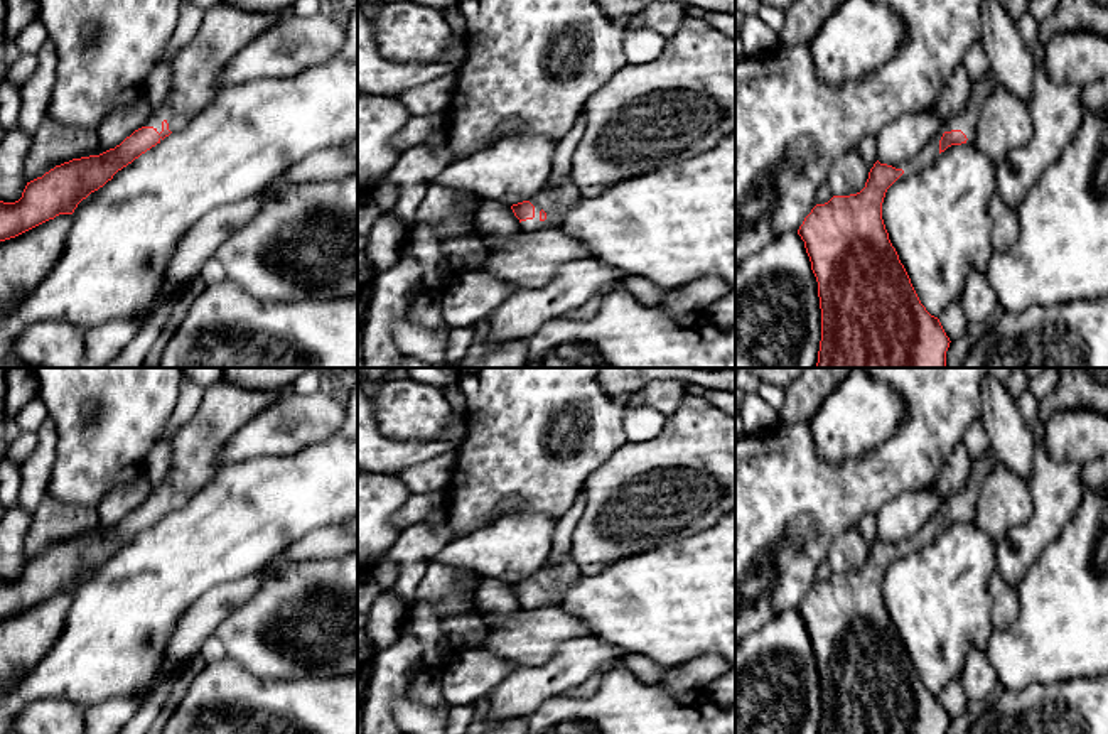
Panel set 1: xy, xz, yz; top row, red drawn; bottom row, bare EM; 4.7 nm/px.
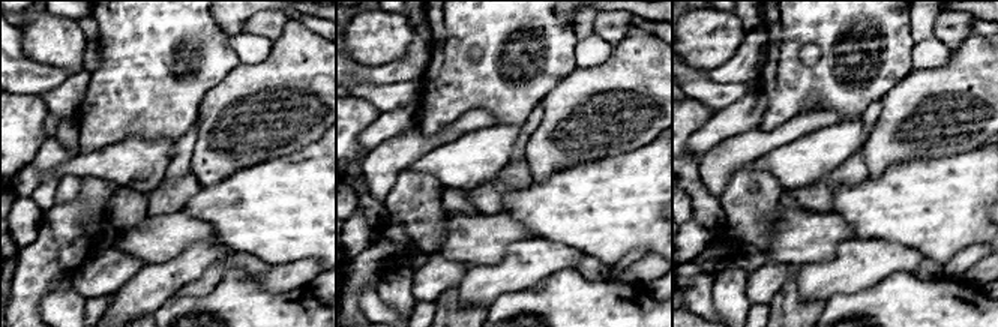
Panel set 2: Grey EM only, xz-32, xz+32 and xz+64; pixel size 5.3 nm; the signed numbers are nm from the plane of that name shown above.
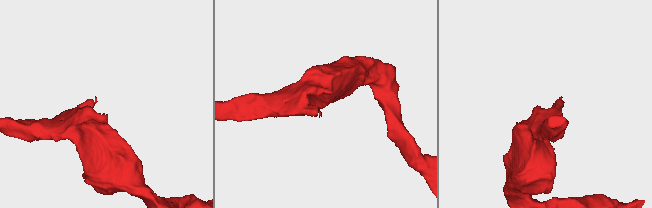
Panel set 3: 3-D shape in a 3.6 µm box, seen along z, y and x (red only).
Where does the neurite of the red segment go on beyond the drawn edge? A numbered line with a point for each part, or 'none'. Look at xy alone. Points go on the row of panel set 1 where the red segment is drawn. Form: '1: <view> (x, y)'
1: xy (225, 31)

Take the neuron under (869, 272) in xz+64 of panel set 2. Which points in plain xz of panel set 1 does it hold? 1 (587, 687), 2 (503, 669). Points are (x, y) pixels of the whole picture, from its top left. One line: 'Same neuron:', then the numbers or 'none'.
Same neuron: none

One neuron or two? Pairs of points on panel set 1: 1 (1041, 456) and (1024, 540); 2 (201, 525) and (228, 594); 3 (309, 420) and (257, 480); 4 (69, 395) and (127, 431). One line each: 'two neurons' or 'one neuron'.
1: one neuron
2: two neurons
3: two neurons
4: one neuron

